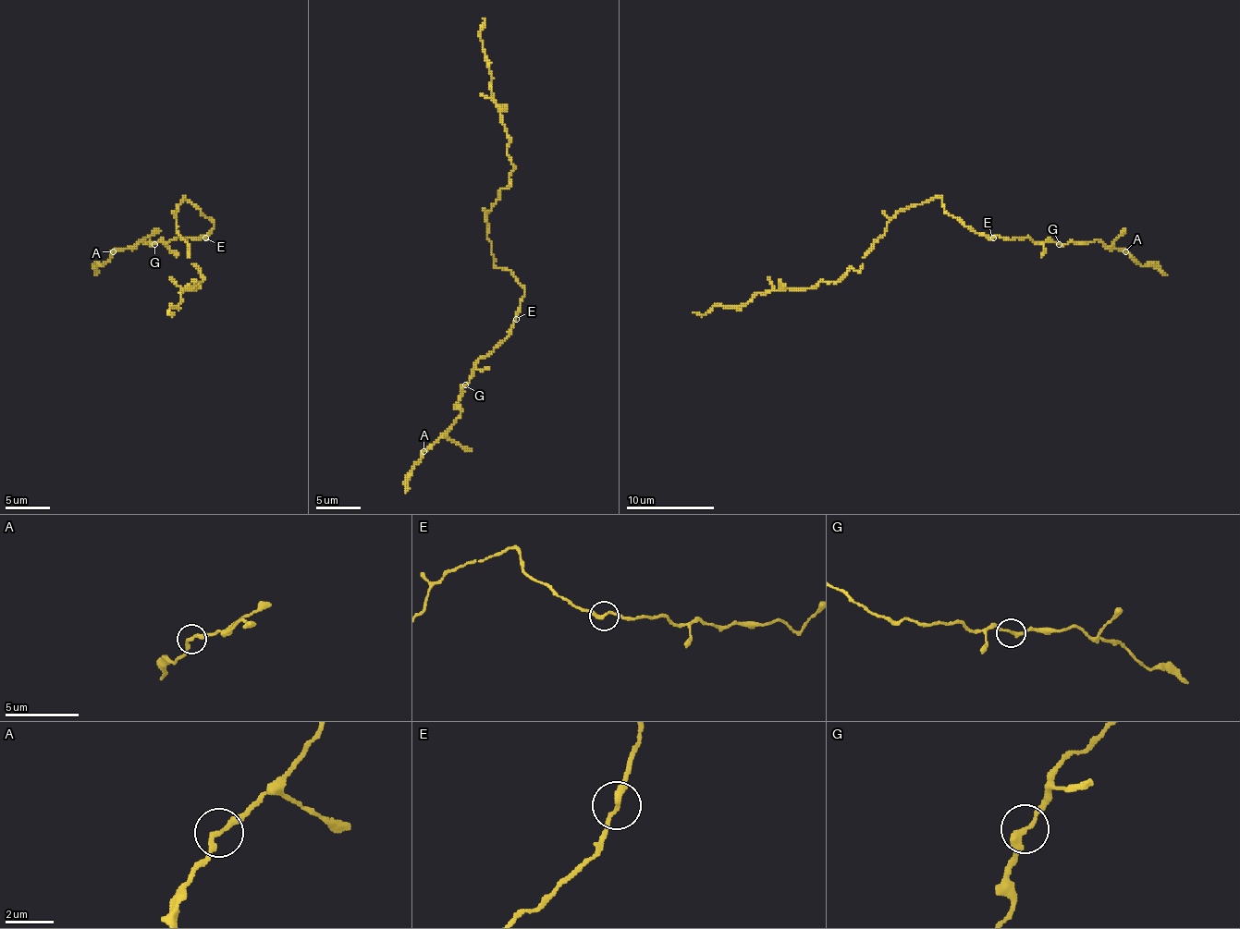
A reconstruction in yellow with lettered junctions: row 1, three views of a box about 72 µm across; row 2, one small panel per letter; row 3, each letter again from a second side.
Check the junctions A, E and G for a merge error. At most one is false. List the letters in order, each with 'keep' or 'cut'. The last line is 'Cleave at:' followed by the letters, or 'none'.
A: keep
E: keep
G: keep
Cleave at: none

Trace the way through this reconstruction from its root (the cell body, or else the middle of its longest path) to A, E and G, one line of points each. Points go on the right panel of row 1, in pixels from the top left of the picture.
A: (938, 198), (951, 215), (990, 238), (1028, 238), (1035, 242), (1061, 244), (1098, 239), (1105, 246), (1125, 250)
E: (938, 198), (951, 215), (977, 233), (993, 238)
G: (938, 198), (951, 215), (977, 233), (990, 238), (1028, 238), (1035, 242), (1059, 244)

